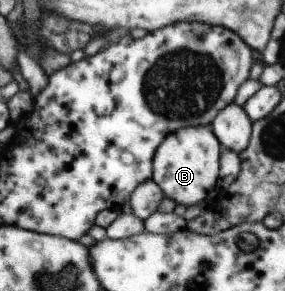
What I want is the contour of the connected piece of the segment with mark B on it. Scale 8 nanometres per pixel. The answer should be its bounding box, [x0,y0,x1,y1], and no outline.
[152,125,219,206]

